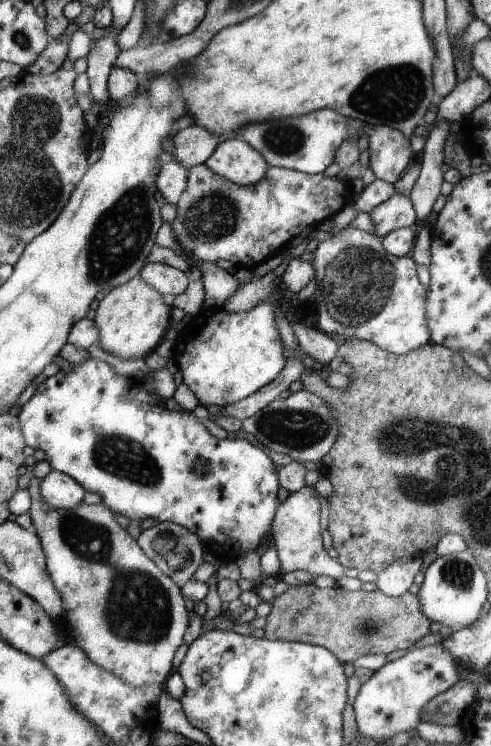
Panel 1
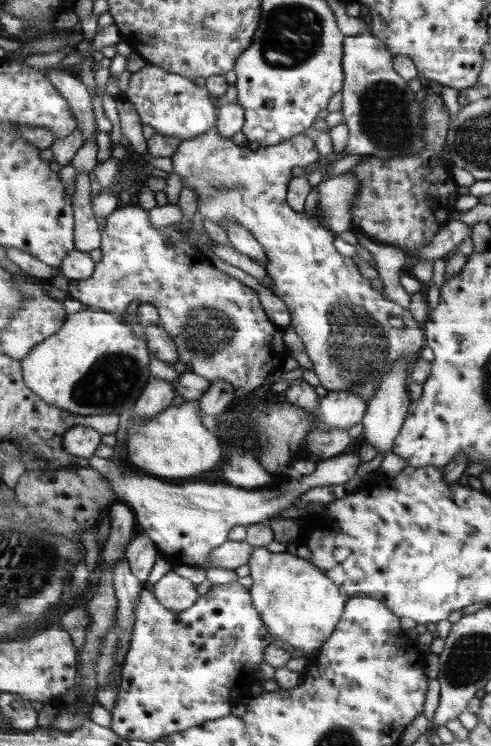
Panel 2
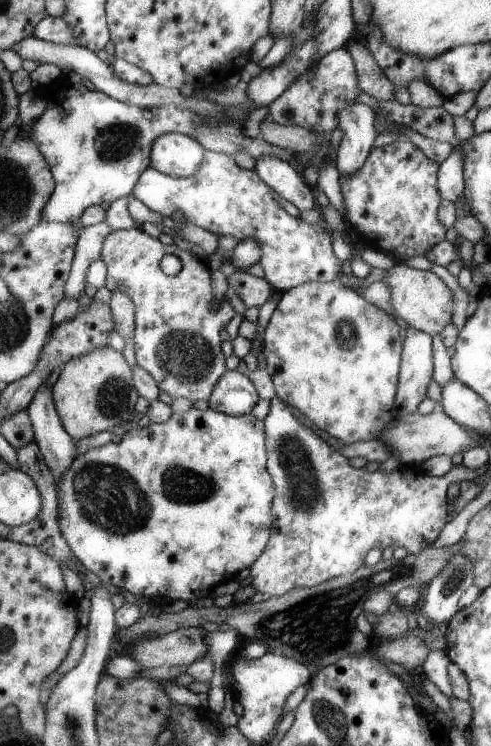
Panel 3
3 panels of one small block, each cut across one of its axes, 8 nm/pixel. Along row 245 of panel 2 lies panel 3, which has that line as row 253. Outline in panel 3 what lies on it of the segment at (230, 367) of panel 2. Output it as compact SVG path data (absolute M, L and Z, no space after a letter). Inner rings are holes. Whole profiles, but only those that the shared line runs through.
M132 227L109 232L100 249L100 260L106 267L104 286L111 292L127 294L135 305L133 351L136 366L145 370L157 389L171 399L185 398L192 404L197 400L208 401L225 372L225 358L219 350L219 330L234 317L233 308L225 299L219 303L218 310L211 310L211 278L203 259L175 248L174 244L163 245ZM165 254L181 261L181 269L175 276L166 276L158 267Z

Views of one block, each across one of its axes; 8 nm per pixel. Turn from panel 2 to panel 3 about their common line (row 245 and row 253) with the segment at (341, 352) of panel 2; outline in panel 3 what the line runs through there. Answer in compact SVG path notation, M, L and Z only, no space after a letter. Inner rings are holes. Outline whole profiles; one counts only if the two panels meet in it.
M204 150L199 169L187 177L163 175L149 167L140 175L136 185L133 186L132 193L132 196L145 205L145 208L162 217L180 215L179 217L182 217L186 223L193 224L217 238L231 236L238 241L247 238L253 240L260 251L257 264L263 270L264 280L274 291L287 291L308 281L327 283L336 278L343 279L340 271L341 261L334 258L331 234L327 227L322 222L307 226L301 220L291 218L277 202L276 192L271 187L267 187L252 169L238 168L231 155Z

